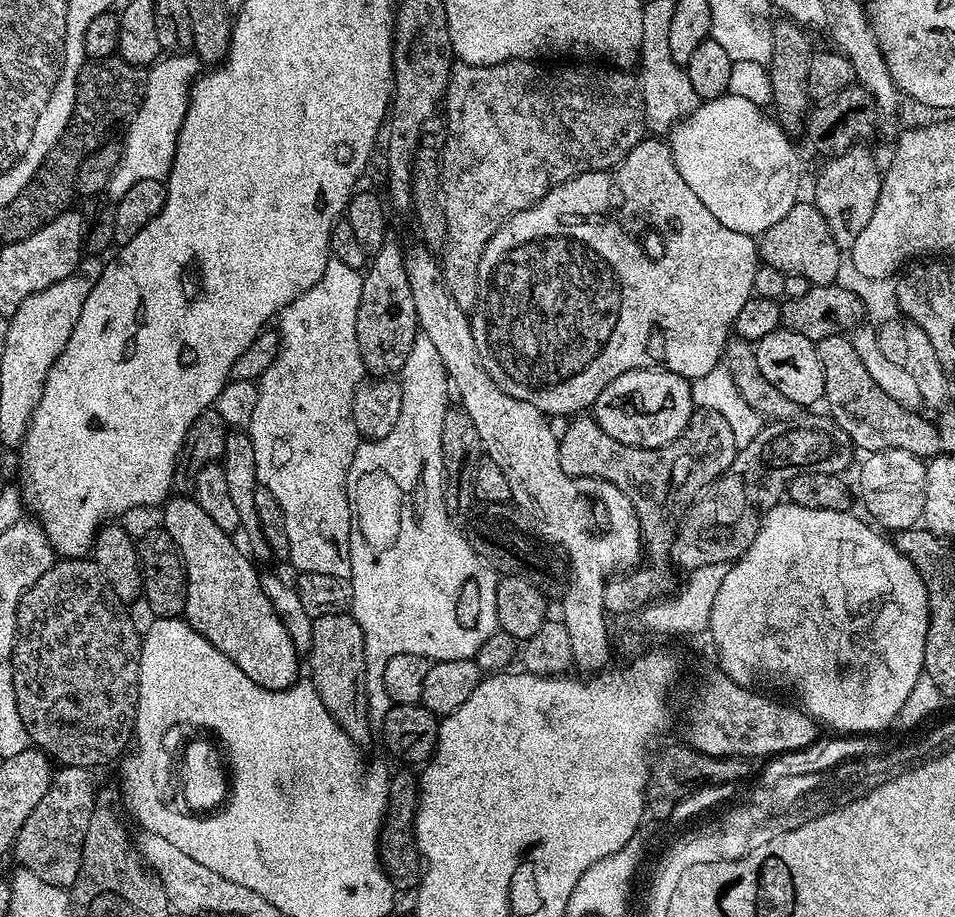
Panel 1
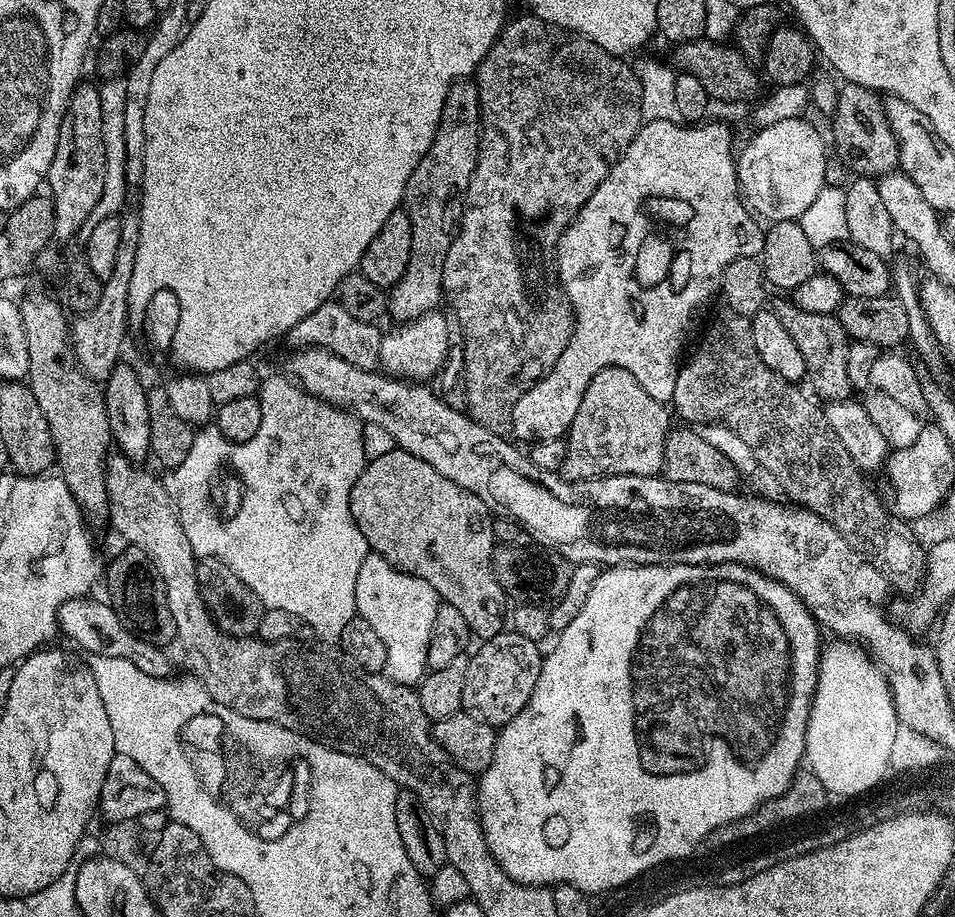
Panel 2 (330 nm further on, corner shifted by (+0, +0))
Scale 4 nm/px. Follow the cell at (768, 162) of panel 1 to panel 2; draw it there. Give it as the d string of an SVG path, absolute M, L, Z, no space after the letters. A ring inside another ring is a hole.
M801 118L774 122L770 126L759 129L755 134L757 136L741 152L739 149L736 162L736 176L740 180L740 191L749 209L757 217L768 222L799 221L803 211L810 206L818 192L826 185L824 175L828 172L828 156L824 153L824 140L820 137L819 130L808 121L808 118Z

